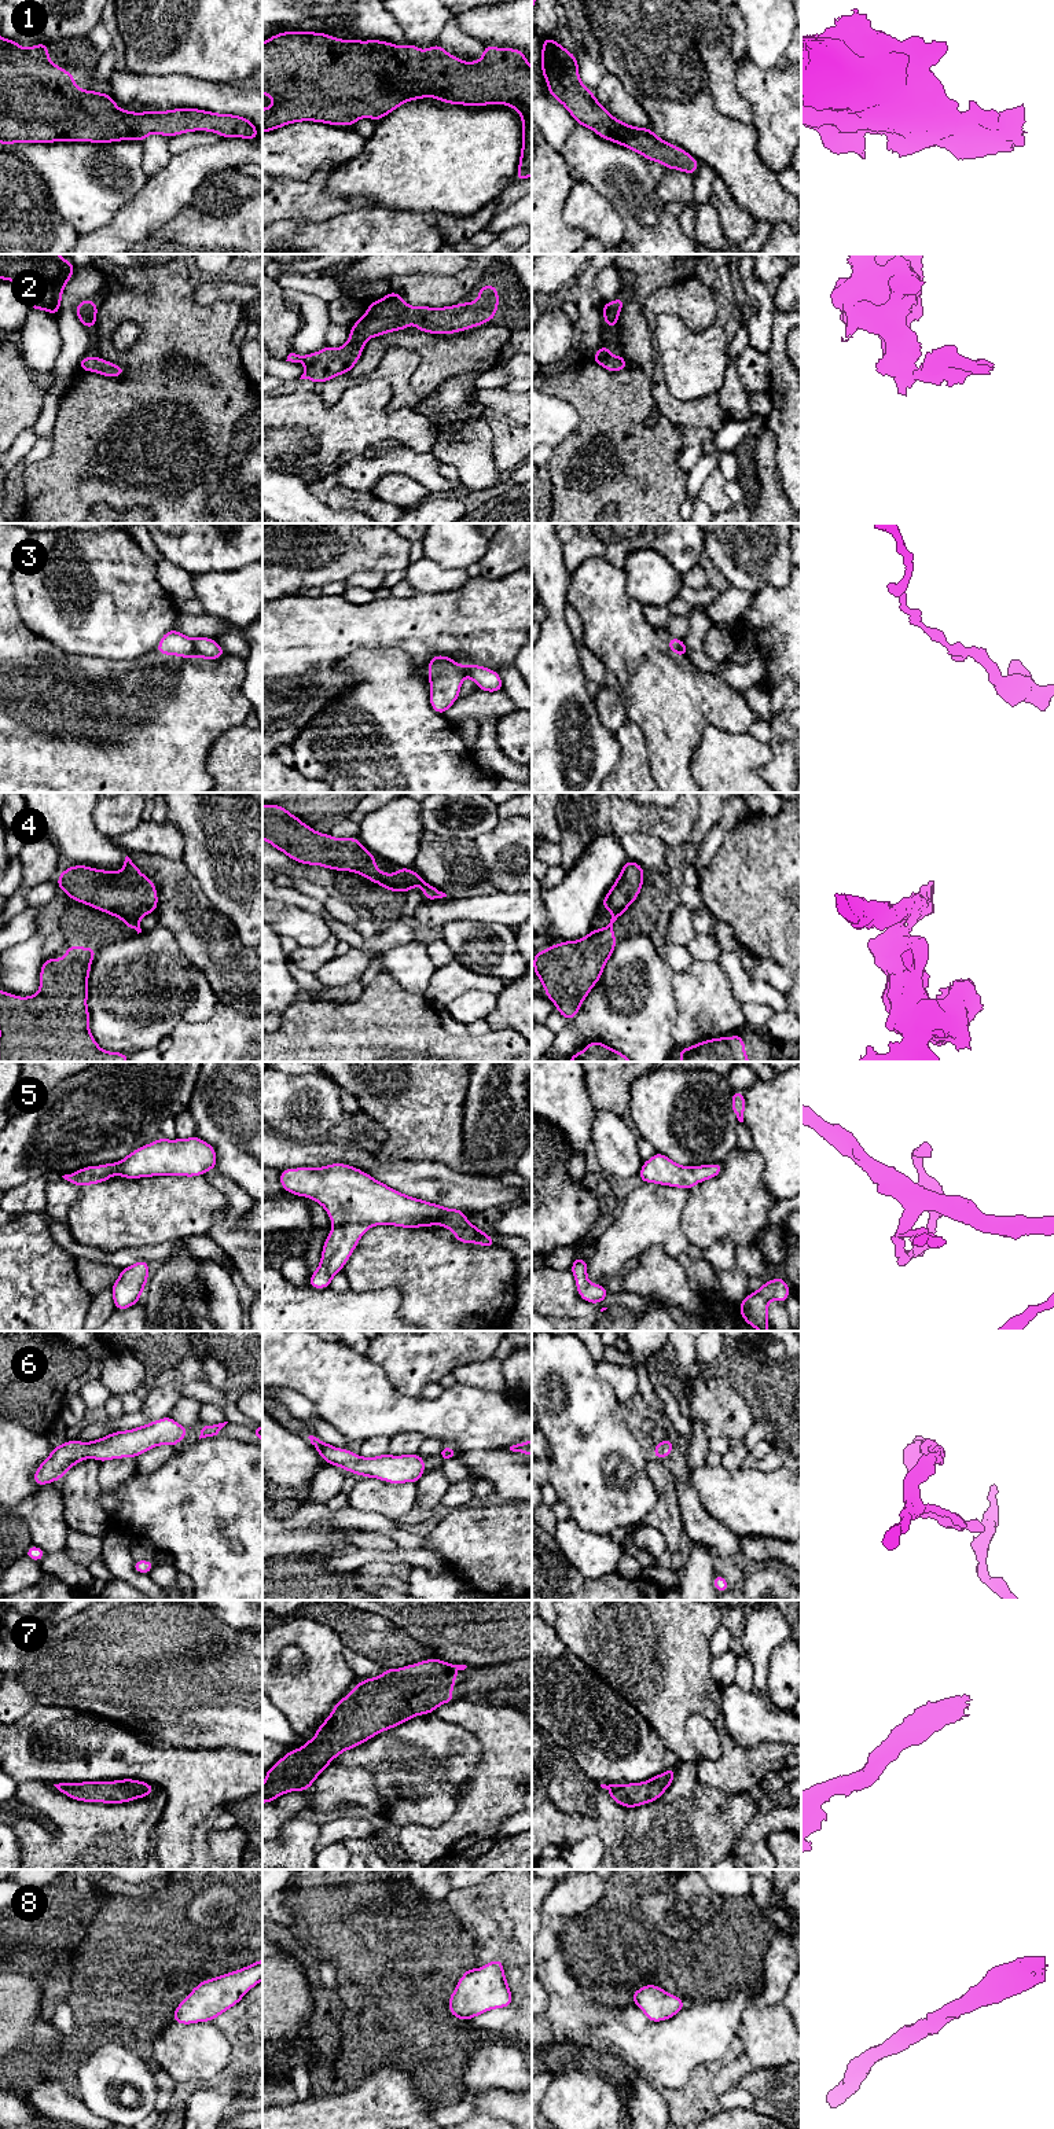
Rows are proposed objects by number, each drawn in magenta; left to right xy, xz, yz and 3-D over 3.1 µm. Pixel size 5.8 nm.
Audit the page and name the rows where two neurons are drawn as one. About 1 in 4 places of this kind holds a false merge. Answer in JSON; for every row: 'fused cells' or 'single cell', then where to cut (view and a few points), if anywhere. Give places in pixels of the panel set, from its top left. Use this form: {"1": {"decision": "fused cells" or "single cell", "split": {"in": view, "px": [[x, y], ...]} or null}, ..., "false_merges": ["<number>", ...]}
{"1": {"decision": "single cell", "split": null}, "2": {"decision": "single cell", "split": null}, "3": {"decision": "fused cells", "split": {"in": "xy", "px": [[191, 639], [195, 655]]}}, "4": {"decision": "single cell", "split": null}, "5": {"decision": "single cell", "split": null}, "6": {"decision": "single cell", "split": null}, "7": {"decision": "single cell", "split": null}, "8": {"decision": "single cell", "split": null}, "false_merges": ["3"]}

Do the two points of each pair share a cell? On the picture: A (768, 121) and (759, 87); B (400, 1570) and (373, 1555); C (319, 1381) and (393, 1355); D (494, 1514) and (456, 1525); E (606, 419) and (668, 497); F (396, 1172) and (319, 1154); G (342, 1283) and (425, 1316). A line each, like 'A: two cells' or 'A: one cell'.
A: one cell
B: two cells
C: two cells
D: one cell
E: one cell
F: one cell
G: two cells

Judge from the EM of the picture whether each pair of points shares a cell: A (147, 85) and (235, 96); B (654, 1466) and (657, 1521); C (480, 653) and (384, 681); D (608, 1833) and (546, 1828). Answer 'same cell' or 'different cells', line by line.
A: same cell
B: same cell
C: different cells
D: same cell

